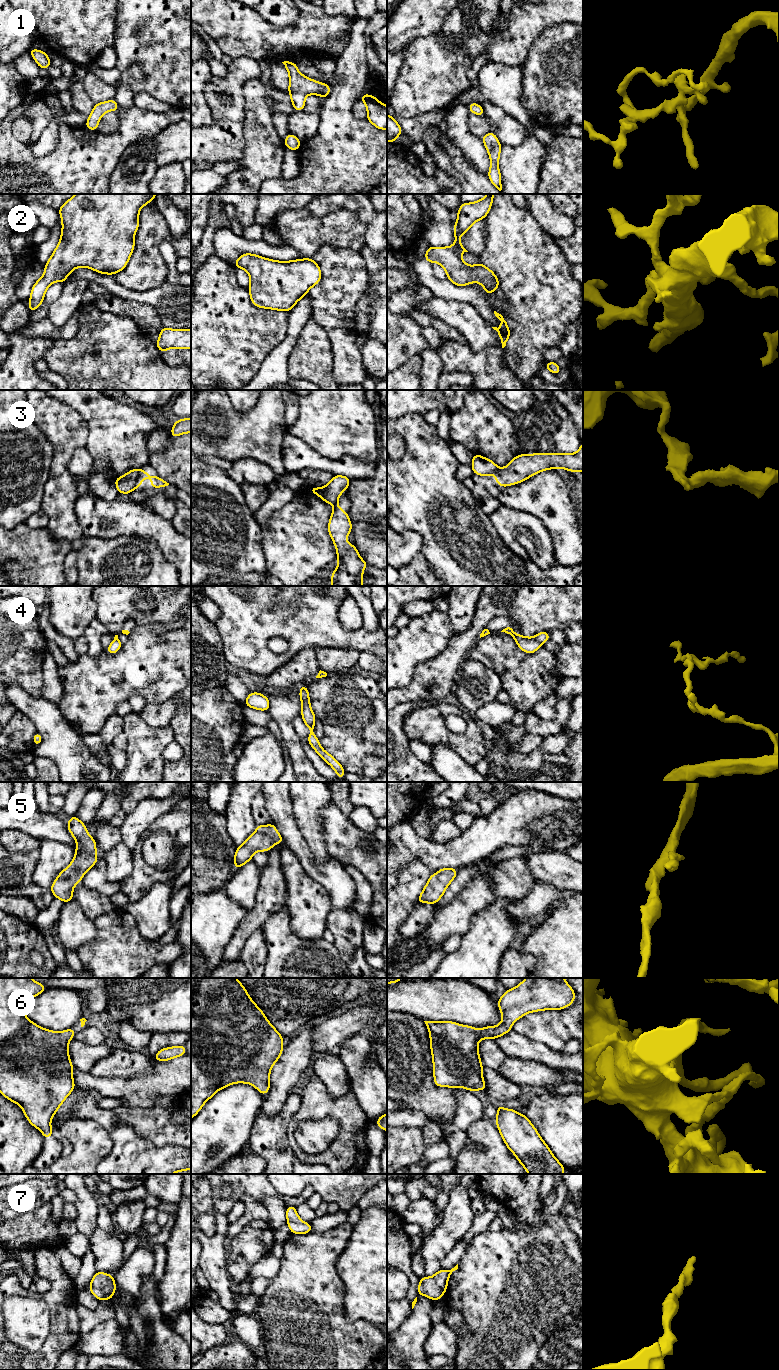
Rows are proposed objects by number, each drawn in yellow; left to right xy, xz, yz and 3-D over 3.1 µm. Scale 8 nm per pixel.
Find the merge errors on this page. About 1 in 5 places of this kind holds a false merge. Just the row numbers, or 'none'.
3

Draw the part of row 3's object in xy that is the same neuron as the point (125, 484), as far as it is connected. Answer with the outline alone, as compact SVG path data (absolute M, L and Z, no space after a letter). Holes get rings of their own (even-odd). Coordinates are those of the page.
M140 468L130 470L123 476L114 480L119 493L130 494L136 488L136 480L139 476L139 470Z

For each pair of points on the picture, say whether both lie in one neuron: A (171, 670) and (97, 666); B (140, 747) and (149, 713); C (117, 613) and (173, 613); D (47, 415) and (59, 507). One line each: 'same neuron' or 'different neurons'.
A: same neuron
B: different neurons
C: same neuron
D: same neuron

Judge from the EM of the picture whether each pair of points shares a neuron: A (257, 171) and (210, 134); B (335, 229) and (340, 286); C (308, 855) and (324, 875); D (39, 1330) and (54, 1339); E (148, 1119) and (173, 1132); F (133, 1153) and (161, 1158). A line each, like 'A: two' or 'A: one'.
A: two
B: two
C: one
D: two
E: one
F: one

